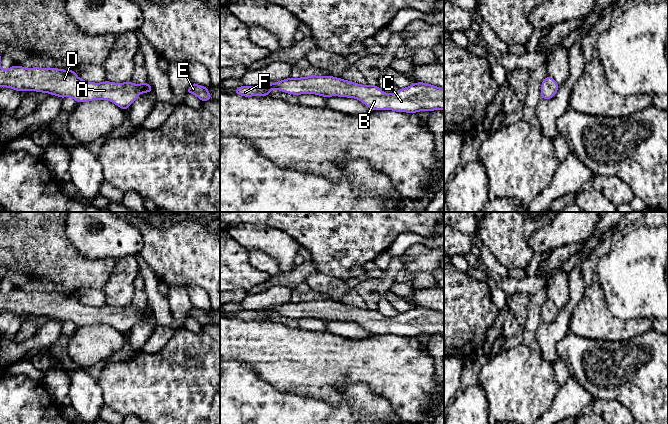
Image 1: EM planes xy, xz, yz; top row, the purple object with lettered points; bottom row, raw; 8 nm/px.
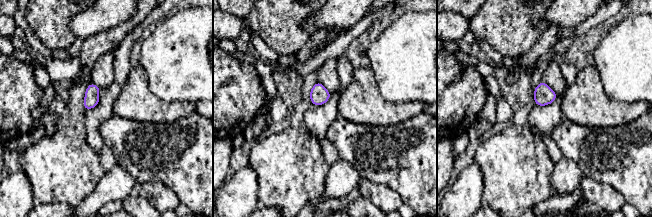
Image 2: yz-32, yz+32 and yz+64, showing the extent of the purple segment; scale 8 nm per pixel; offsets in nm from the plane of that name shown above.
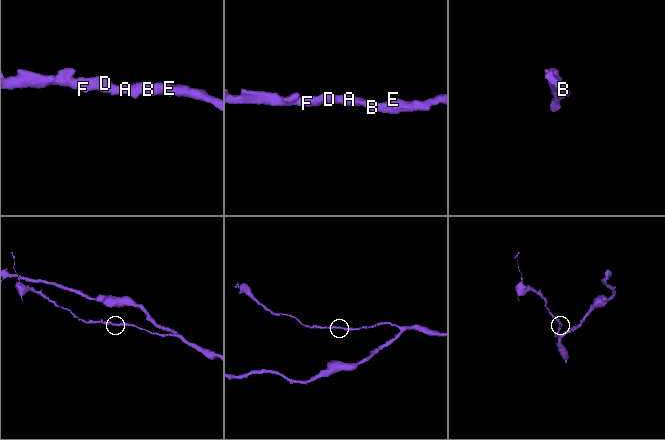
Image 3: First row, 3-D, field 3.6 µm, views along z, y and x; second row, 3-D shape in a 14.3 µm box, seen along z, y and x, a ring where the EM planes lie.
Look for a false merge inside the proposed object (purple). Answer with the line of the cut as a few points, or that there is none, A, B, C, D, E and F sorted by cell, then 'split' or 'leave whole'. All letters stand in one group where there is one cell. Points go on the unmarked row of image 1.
no cut; A B C D E F; leave whole

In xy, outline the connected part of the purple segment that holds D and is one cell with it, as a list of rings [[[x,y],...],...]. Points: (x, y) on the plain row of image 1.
[[[12,290],[7,294],[0,291],[0,312],[8,311],[17,315],[37,315],[61,322],[72,321],[77,327],[92,324],[108,324],[123,334],[138,323],[138,317],[153,316],[146,306],[134,309],[125,307],[93,307],[81,304],[74,294],[57,292],[24,292]]]

